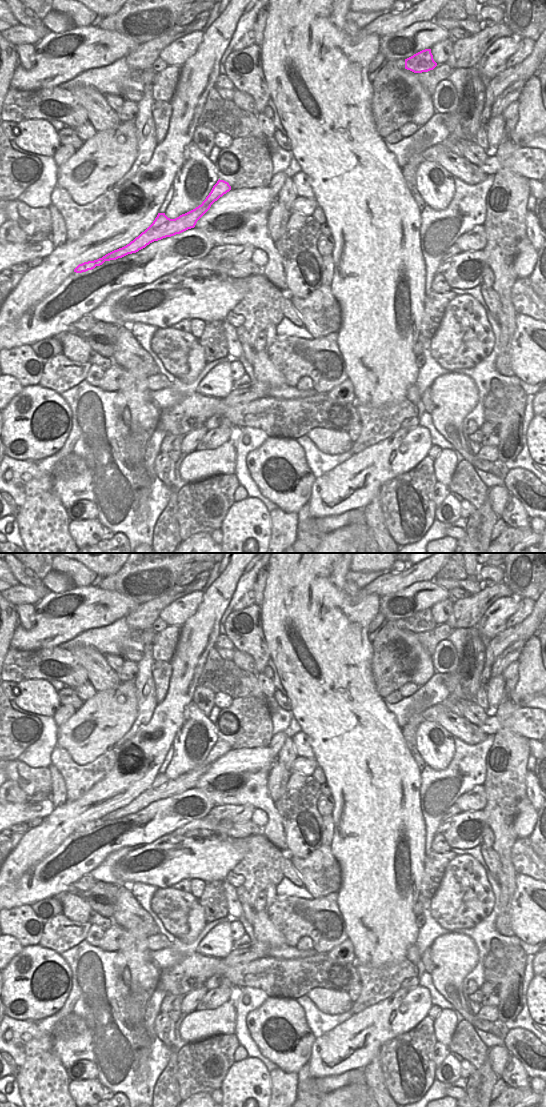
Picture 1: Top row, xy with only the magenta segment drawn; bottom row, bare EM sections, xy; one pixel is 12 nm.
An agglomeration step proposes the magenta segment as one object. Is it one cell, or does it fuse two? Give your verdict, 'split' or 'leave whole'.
leave whole

